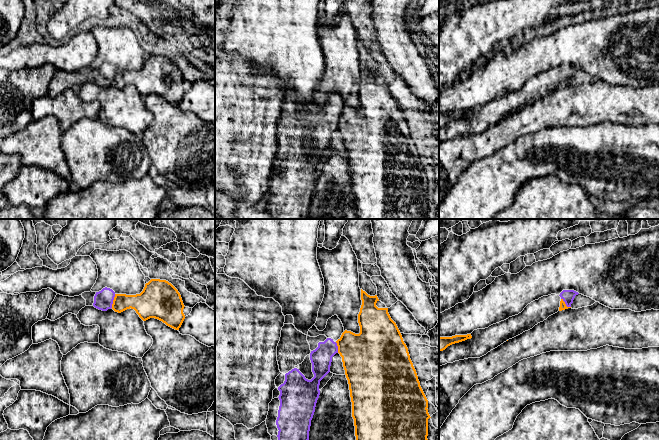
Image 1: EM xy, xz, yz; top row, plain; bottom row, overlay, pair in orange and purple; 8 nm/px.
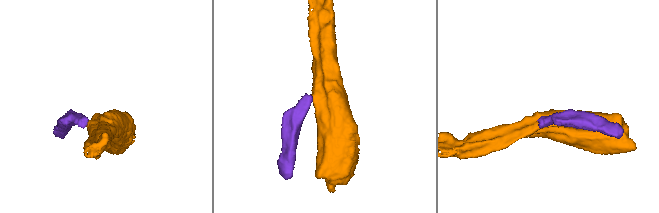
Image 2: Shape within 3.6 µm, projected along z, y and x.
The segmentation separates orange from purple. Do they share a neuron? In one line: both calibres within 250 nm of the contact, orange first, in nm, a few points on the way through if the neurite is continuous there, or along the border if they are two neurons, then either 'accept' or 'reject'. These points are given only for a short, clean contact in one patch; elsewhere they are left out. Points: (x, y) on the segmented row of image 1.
180/160 nm | along xy (115, 294), (111, 307) | reject

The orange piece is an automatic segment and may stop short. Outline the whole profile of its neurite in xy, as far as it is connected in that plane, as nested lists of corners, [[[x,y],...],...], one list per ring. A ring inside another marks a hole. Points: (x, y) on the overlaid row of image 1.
[[[151,279],[140,294],[115,294],[112,304],[115,312],[131,308],[143,321],[155,318],[175,330],[179,330],[185,319],[184,307],[178,290],[168,281],[160,279]]]

